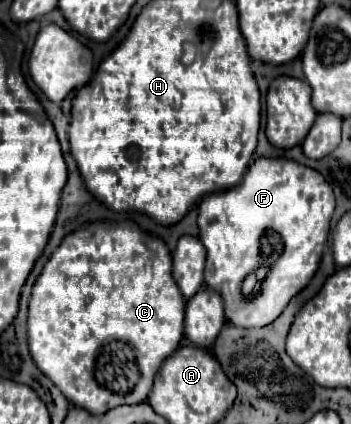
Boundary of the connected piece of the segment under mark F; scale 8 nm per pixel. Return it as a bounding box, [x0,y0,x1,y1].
[197,157,335,328]

